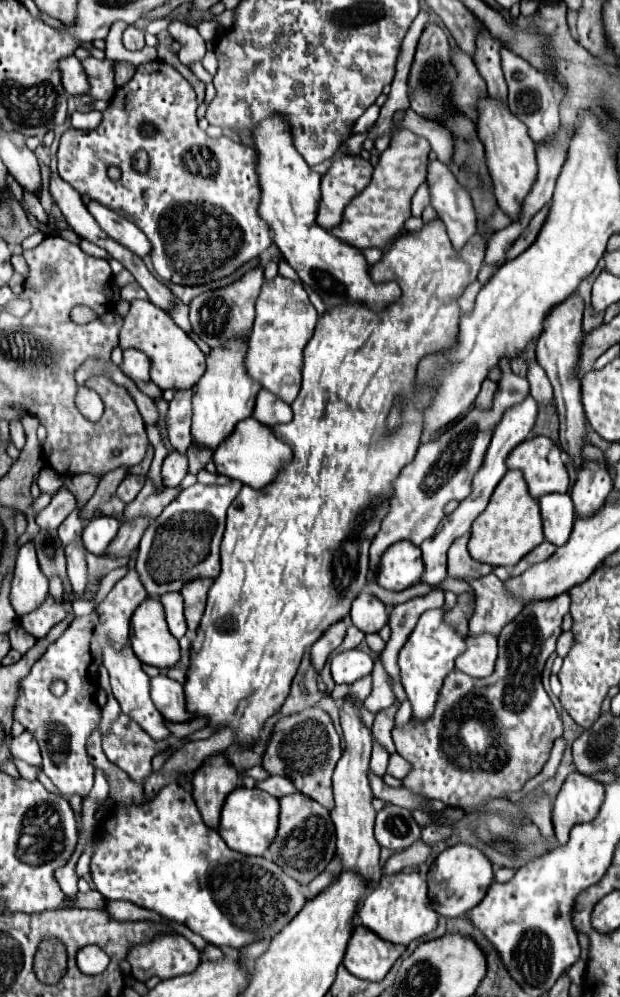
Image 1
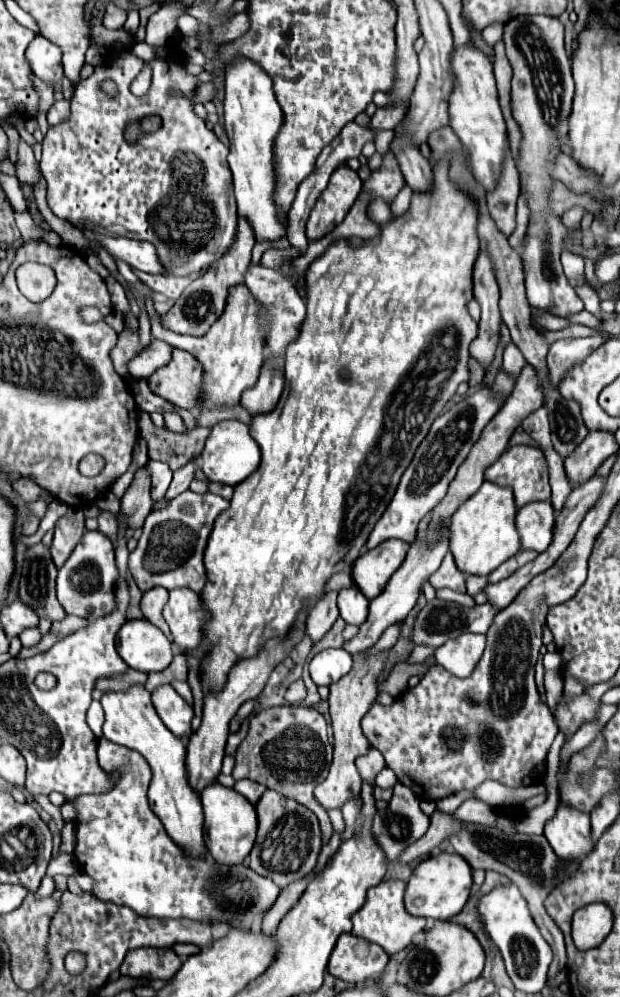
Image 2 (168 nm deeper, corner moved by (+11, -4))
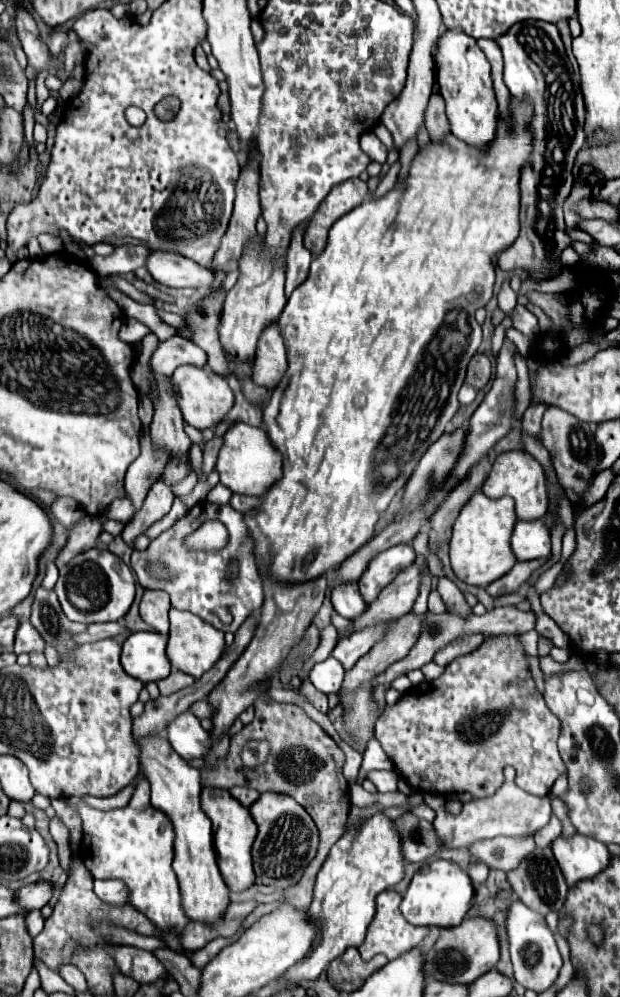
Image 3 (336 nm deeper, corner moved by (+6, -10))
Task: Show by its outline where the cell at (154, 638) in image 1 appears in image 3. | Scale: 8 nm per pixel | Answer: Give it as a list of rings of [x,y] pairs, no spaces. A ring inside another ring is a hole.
[[[133,632],[121,650],[123,670],[141,682],[157,682],[169,676],[167,640],[159,632]]]

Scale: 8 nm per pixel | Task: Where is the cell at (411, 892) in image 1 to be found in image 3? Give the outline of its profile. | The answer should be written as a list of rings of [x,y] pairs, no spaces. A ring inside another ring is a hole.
[[[385,890],[377,896],[377,912],[375,912],[375,916],[367,928],[367,938],[359,946],[363,960],[371,960],[375,954],[385,954],[389,960],[395,960],[401,954],[413,950],[429,934],[427,926],[409,924],[401,914],[399,904],[401,904],[401,894],[397,894],[395,890]]]

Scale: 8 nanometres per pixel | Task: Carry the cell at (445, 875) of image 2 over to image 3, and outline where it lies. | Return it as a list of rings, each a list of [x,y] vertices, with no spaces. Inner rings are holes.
[[[433,860],[421,866],[421,870],[413,876],[403,902],[401,902],[401,912],[407,922],[415,926],[457,926],[463,922],[465,914],[469,912],[473,904],[473,882],[467,872],[463,872],[455,862],[451,860]]]

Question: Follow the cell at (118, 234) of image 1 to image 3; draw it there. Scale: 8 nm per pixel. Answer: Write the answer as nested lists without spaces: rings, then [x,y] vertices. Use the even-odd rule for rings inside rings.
[[[149,252],[145,268],[153,280],[171,288],[209,288],[215,282],[211,266],[199,266],[197,262],[173,252]]]

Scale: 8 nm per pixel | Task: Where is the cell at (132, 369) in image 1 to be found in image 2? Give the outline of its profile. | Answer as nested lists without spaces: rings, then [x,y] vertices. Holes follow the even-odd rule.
[[[152,340],[148,348],[144,348],[134,360],[130,360],[128,368],[134,378],[148,378],[158,368],[166,366],[172,358],[172,346],[162,340]]]

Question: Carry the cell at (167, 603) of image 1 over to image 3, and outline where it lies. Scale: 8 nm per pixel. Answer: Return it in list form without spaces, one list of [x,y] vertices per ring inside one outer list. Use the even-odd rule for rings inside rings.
[[[145,590],[141,600],[141,618],[163,636],[169,634],[169,608],[169,594],[165,594],[163,590]]]

